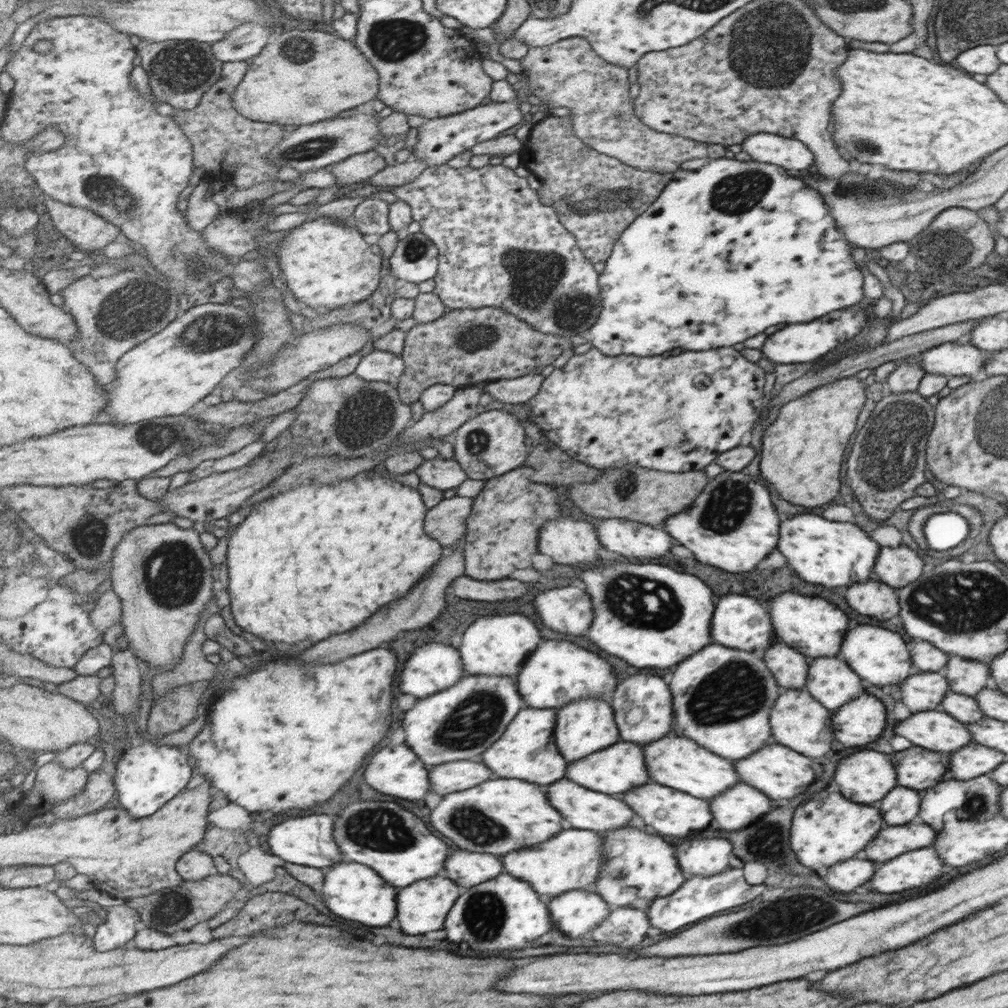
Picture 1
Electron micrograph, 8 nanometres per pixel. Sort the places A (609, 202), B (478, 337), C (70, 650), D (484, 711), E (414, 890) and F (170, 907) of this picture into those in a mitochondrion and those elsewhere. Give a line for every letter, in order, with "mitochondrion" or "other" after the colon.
A: mitochondrion
B: mitochondrion
C: other
D: mitochondrion
E: other
F: mitochondrion

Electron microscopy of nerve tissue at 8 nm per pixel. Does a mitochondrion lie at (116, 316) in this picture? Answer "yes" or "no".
yes

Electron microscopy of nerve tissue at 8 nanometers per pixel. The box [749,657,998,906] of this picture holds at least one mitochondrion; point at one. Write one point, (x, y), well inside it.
(975, 805)

